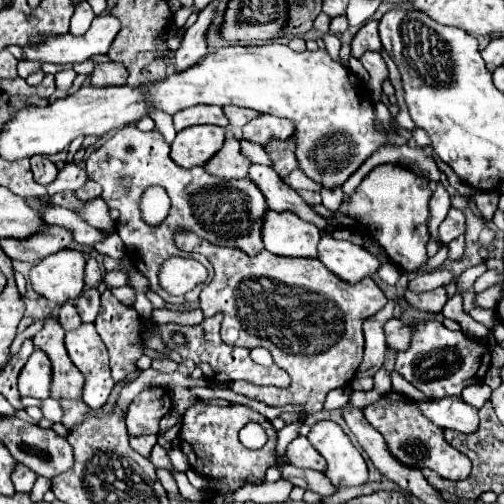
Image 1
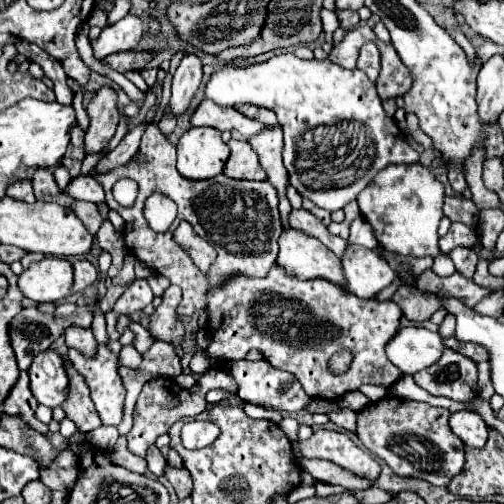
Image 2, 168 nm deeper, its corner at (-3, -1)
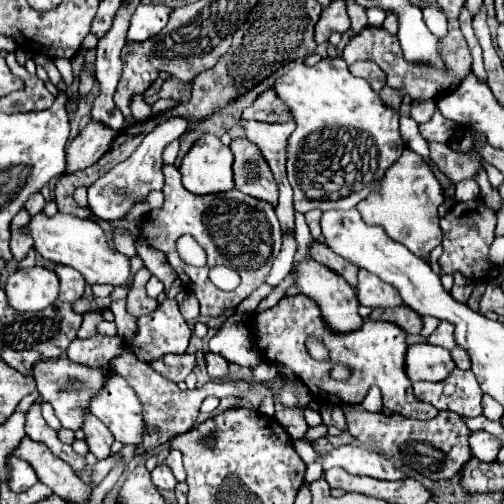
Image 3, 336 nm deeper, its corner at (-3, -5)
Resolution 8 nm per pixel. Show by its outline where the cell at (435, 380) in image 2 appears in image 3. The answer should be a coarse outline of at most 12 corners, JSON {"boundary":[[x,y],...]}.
{"boundary":[[471,370],[417,382],[413,394],[437,410],[473,418],[483,392]]}

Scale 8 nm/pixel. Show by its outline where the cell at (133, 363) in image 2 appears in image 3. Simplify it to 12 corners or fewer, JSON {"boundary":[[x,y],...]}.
{"boundary":[[101,334],[75,338],[67,348],[73,362],[107,366],[123,340]]}

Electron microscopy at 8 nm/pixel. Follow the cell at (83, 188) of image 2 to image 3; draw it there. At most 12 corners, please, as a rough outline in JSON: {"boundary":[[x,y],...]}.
{"boundary":[[183,118],[149,132],[137,150],[89,188],[99,220],[123,220],[163,190],[161,154]]}

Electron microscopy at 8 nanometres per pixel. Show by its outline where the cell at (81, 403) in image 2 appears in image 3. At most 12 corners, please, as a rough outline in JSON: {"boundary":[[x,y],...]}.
{"boundary":[[93,414],[85,416],[83,432],[89,450],[105,460],[115,442],[109,428]]}

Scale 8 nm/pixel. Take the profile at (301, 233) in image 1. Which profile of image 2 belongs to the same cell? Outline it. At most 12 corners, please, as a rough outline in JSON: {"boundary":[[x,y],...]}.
{"boundary":[[297,232],[281,234],[277,264],[301,280],[345,286],[339,258]]}

